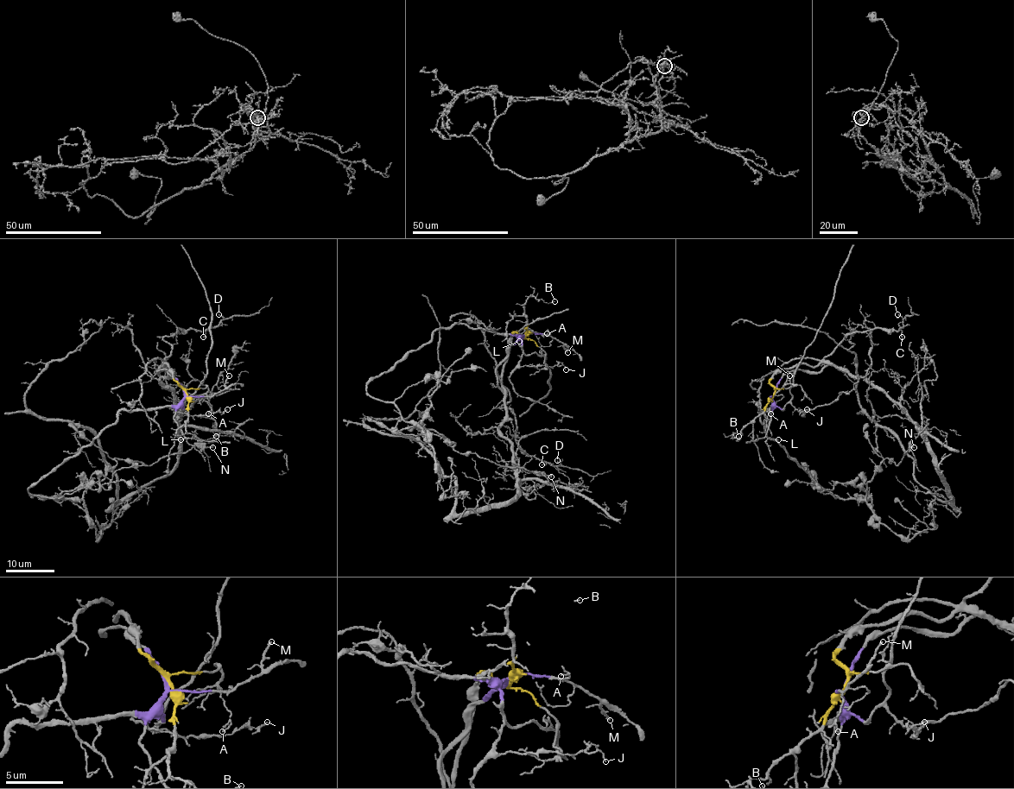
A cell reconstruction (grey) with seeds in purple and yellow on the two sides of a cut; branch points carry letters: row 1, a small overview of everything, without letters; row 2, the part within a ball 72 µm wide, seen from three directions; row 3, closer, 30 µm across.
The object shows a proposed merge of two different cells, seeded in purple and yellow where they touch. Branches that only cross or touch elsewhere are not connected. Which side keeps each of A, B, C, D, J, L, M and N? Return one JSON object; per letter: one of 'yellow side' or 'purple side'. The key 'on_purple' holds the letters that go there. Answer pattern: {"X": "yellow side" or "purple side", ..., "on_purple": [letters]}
{"A": "purple side", "B": "yellow side", "C": "yellow side", "D": "yellow side", "J": "purple side", "L": "purple side", "M": "purple side", "N": "purple side", "on_purple": ["A", "J", "L", "M", "N"]}

